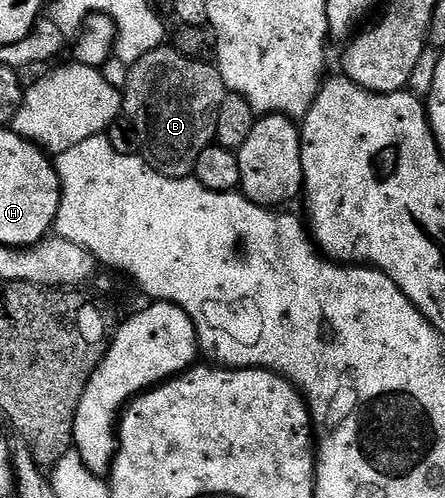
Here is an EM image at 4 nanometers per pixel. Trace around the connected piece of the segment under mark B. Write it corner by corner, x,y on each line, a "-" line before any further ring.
168,45
146,53
139,61
127,68
128,84
122,87
122,111
132,118
136,135
144,146
143,154
155,171
161,171
169,179
187,179
195,172
198,157
216,138
216,122
219,107
223,103
226,88
220,71
212,63
194,61

